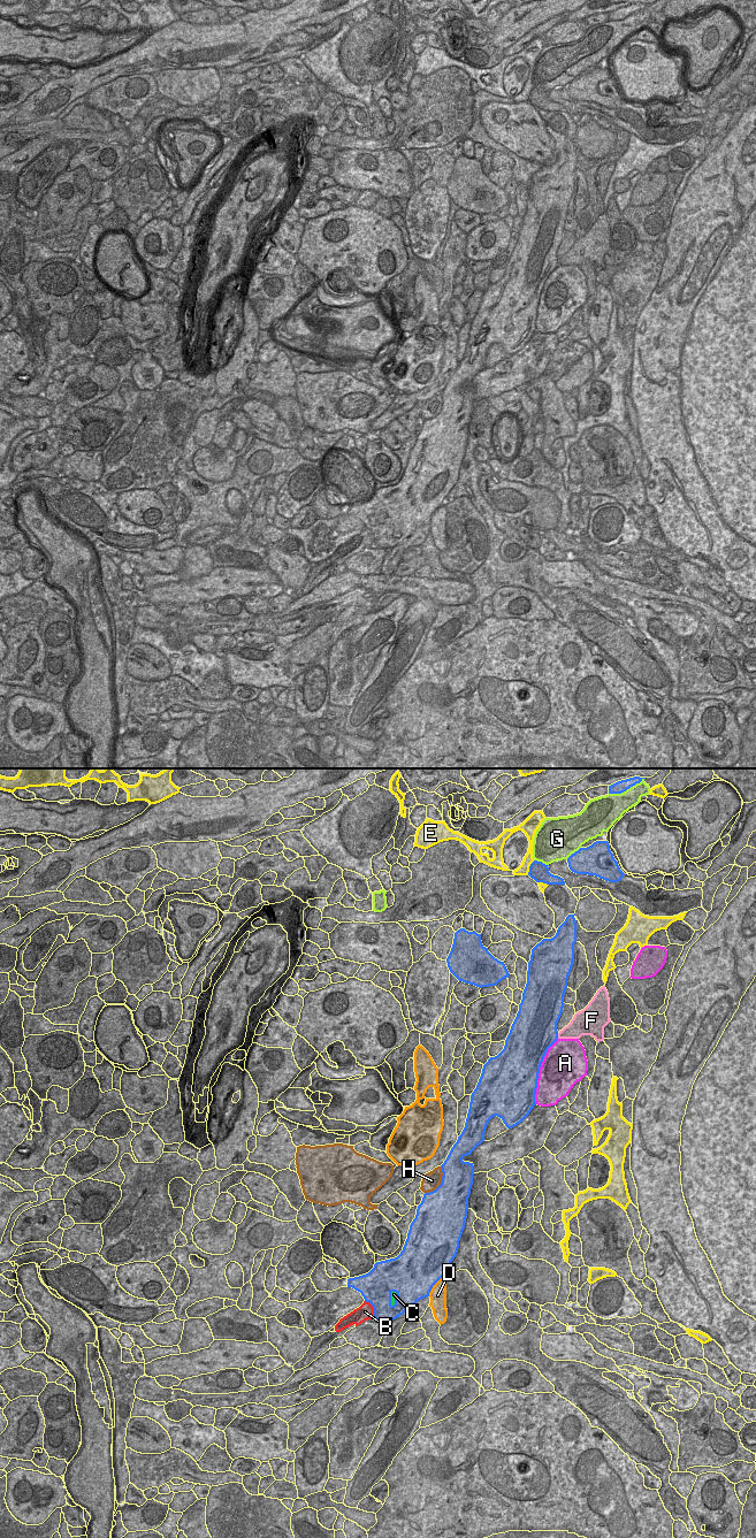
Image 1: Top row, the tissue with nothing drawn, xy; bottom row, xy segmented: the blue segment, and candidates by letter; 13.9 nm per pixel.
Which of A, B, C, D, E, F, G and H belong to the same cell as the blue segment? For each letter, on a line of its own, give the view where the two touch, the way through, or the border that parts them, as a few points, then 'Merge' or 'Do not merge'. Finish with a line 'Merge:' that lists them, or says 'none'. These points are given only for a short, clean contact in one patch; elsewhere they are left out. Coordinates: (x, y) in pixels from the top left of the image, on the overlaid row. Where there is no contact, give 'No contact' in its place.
A: Touches blue in xy. Do not merge
B: Touches blue in xy. Do not merge
C: Touches blue in xy. Boundary: xy (395, 1291), (391, 1293), (391, 1306). Do not merge
D: Touches blue in xy. Do not merge
E: Touches blue in xy. Do not merge
F: Touches blue in xy. Do not merge
G: Touches blue in xy. Do not merge
H: Touches blue in xy. Do not merge
Merge: none

